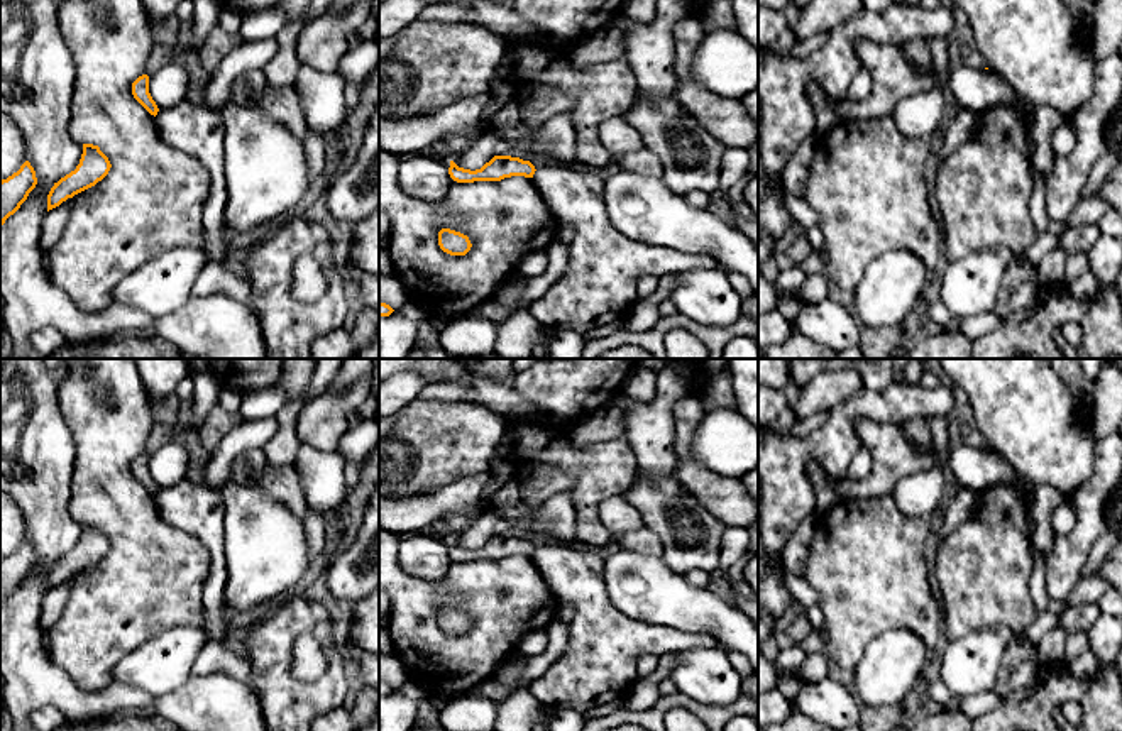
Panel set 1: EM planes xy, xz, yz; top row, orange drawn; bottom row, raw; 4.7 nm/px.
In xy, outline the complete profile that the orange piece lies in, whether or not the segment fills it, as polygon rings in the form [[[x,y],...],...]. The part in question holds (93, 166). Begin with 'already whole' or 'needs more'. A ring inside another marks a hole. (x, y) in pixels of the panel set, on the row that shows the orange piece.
already whole; [[[83,144],[83,154],[76,169],[61,178],[51,188],[47,195],[47,212],[59,206],[68,198],[95,186],[108,174],[110,168],[112,164],[108,157],[98,146]]]

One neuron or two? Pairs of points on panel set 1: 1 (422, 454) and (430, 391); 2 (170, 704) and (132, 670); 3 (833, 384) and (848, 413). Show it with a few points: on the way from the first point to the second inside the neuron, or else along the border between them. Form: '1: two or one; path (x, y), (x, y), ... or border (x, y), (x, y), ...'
1: two; border (418, 396), (469, 400)
2: two; border (192, 674), (178, 687), (156, 698)
3: two; border (862, 388), (828, 412)

